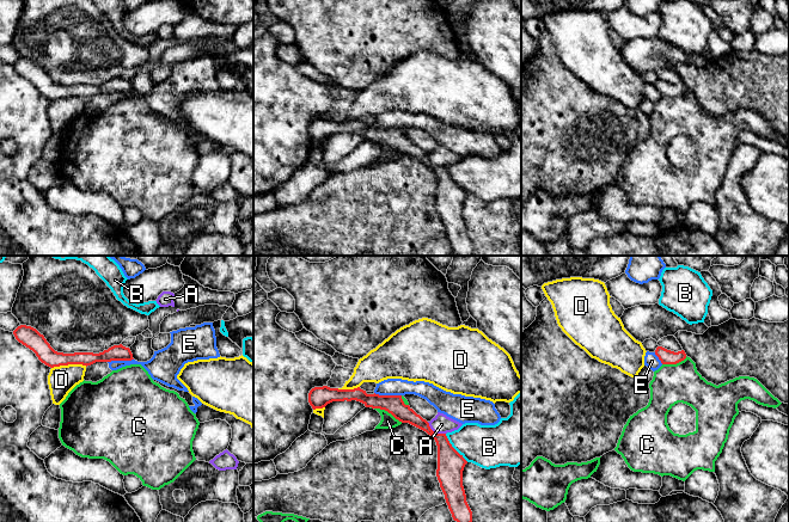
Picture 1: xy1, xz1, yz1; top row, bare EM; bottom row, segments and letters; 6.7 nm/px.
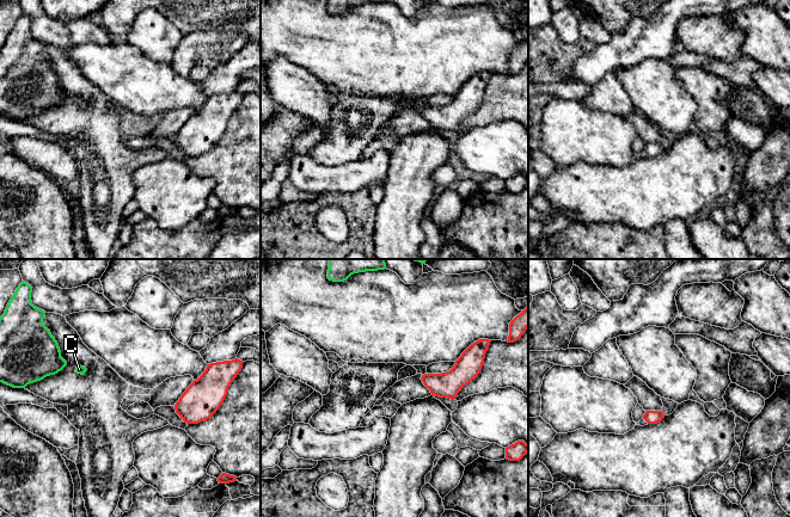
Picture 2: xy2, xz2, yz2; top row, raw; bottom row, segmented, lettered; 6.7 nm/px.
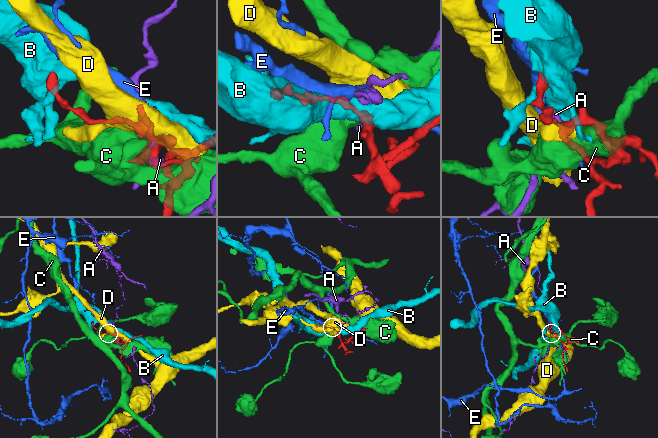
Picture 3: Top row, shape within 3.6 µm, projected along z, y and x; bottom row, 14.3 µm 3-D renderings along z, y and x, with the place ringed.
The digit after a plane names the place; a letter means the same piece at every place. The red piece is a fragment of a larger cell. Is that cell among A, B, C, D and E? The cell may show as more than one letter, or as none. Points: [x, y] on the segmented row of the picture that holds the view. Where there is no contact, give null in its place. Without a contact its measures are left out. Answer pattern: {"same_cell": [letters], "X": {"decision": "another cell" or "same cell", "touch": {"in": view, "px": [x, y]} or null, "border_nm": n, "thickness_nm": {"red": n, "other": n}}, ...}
{"same_cell": [], "A": {"decision": "another cell", "touch": {"in": "xz1", "px": [435, 433]}, "border_nm": 150, "thickness_nm": {"red": 180, "other": 130}}, "B": {"decision": "another cell", "touch": {"in": "xz1", "px": [453, 448]}, "border_nm": 240, "thickness_nm": {"red": 180, "other": 280}}, "C": {"decision": "another cell", "touch": {"in": "xz1", "px": [389, 412]}, "border_nm": 220, "thickness_nm": {"red": 130, "other": 100}}, "D": {"decision": "another cell", "touch": {"in": "xy1", "px": [68, 363]}, "border_nm": 240, "thickness_nm": {"red": 120, "other": 190}}, "E": {"decision": "another cell", "touch": {"in": "xz1", "px": [387, 395]}, "border_nm": 190, "thickness_nm": {"red": 130, "other": 110}}}

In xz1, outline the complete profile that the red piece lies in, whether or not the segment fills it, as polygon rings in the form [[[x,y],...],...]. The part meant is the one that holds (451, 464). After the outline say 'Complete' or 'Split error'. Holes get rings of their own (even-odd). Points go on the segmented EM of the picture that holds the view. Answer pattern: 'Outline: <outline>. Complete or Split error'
Outline: [[[328,386],[314,387],[308,393],[308,403],[313,410],[344,400],[356,400],[366,407],[385,410],[399,422],[409,423],[430,435],[438,446],[436,477],[452,517],[457,522],[472,522],[472,511],[463,486],[463,471],[467,461],[452,447],[446,434],[434,432],[426,419],[404,404],[402,395],[367,394],[360,387],[338,389]]]. Complete

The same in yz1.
Outline: [[[658,346],[655,355],[659,357],[662,364],[677,364],[686,358],[684,350],[674,352],[662,346]]]. Complete

